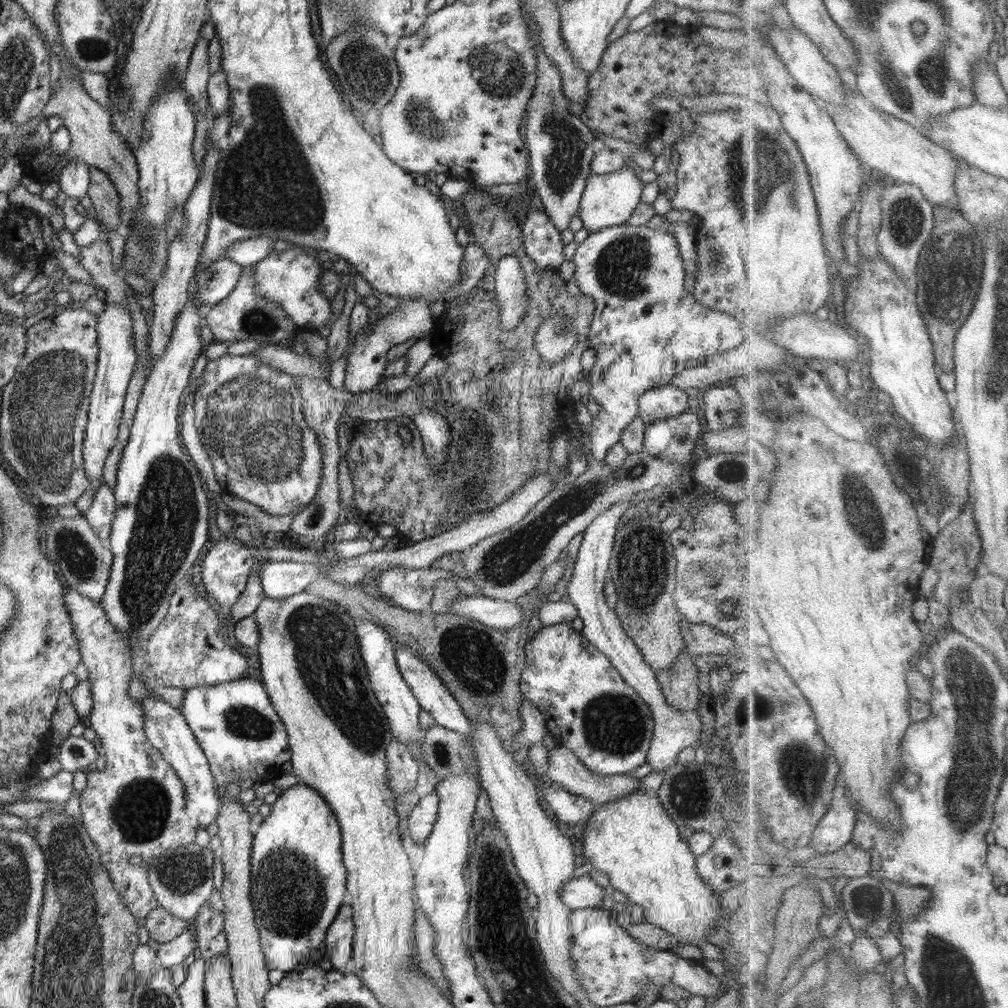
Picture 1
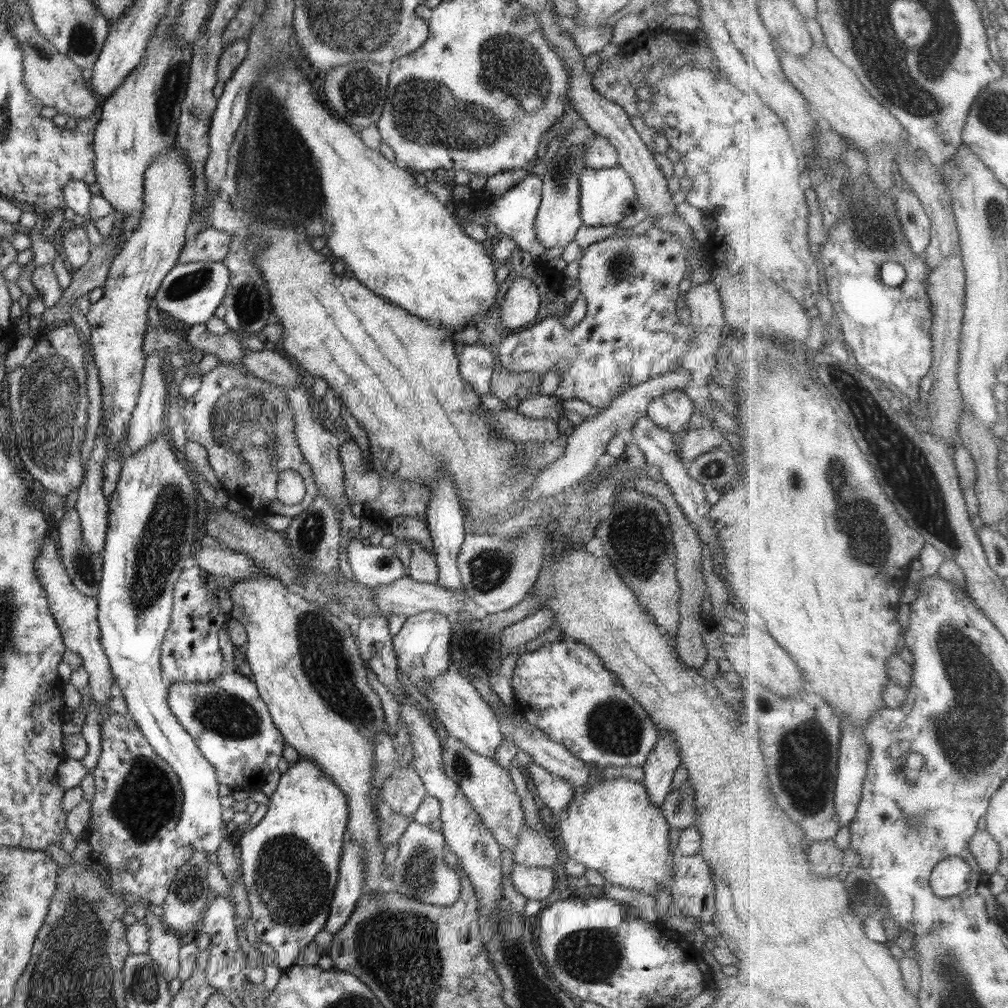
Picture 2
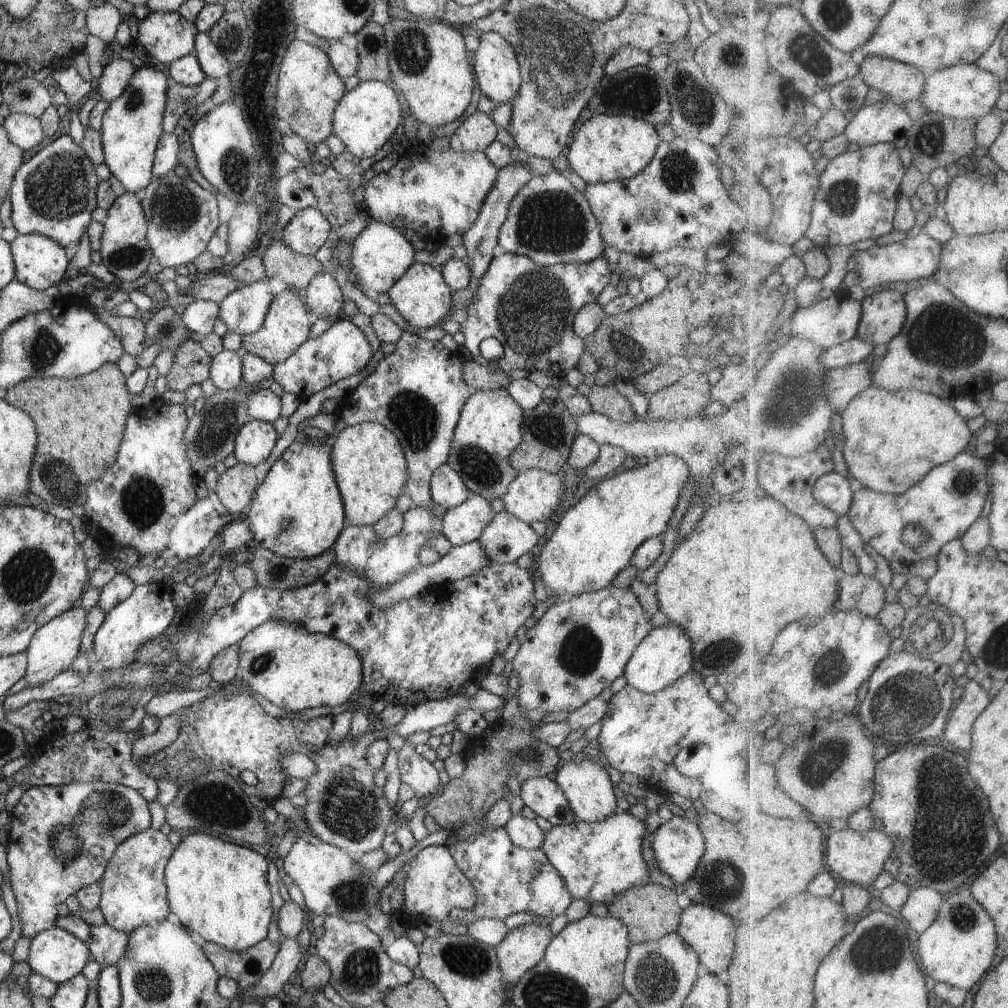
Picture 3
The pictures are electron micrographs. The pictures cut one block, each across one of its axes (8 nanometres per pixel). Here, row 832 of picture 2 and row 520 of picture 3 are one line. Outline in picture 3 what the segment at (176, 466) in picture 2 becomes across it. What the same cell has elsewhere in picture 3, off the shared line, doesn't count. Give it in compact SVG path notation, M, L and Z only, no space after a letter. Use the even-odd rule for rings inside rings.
M210 500L197 501L175 522L162 556L195 561L209 542L227 525Z

